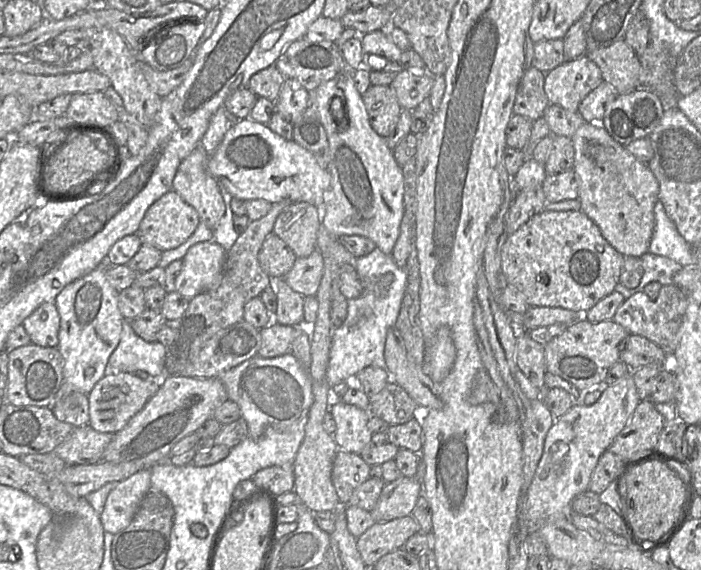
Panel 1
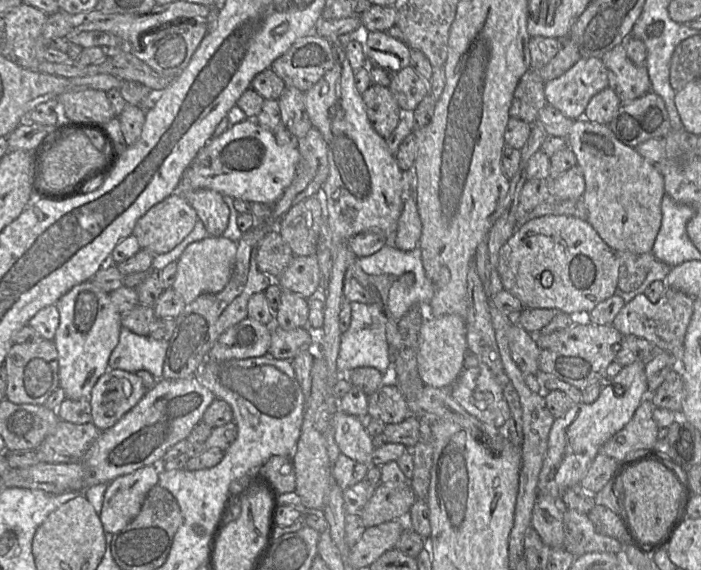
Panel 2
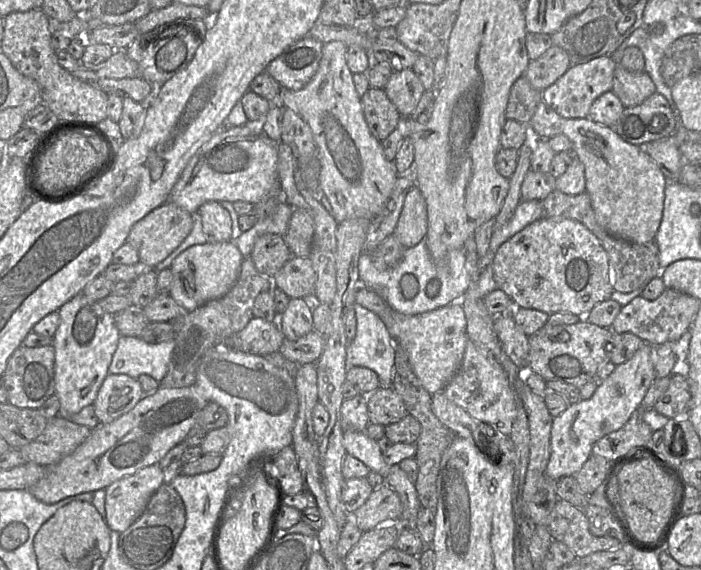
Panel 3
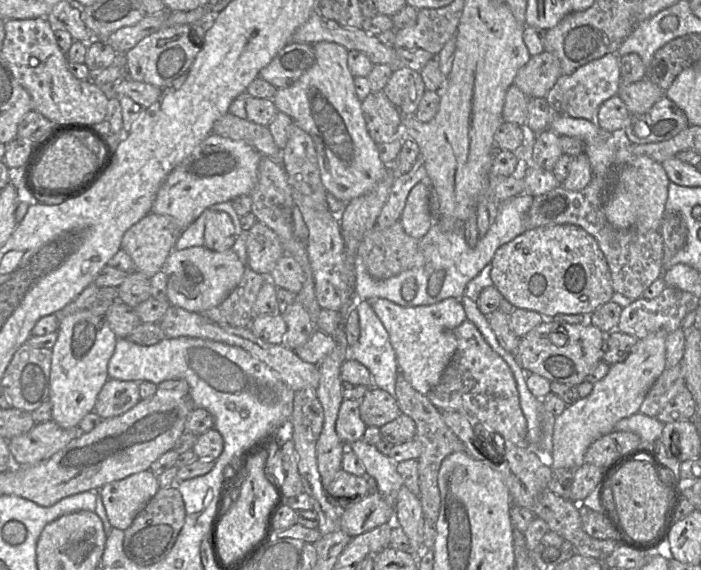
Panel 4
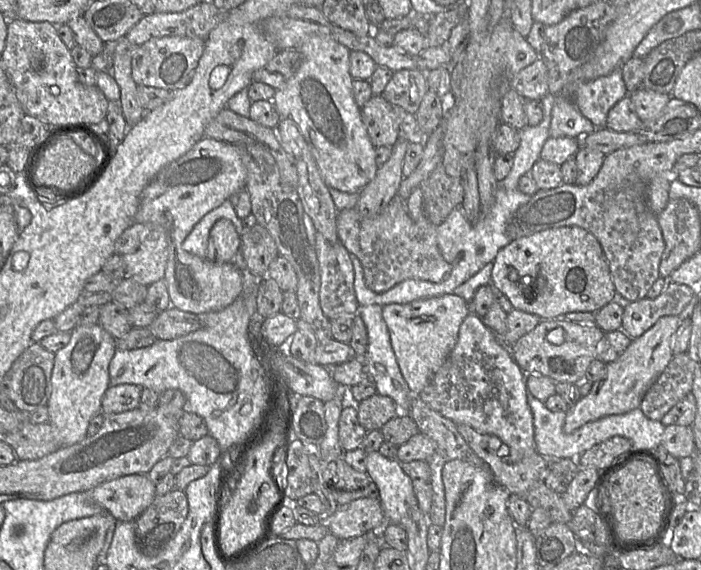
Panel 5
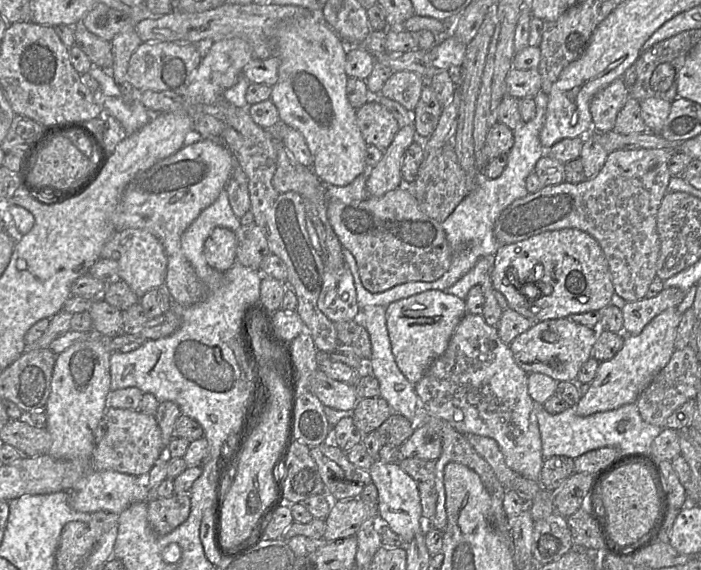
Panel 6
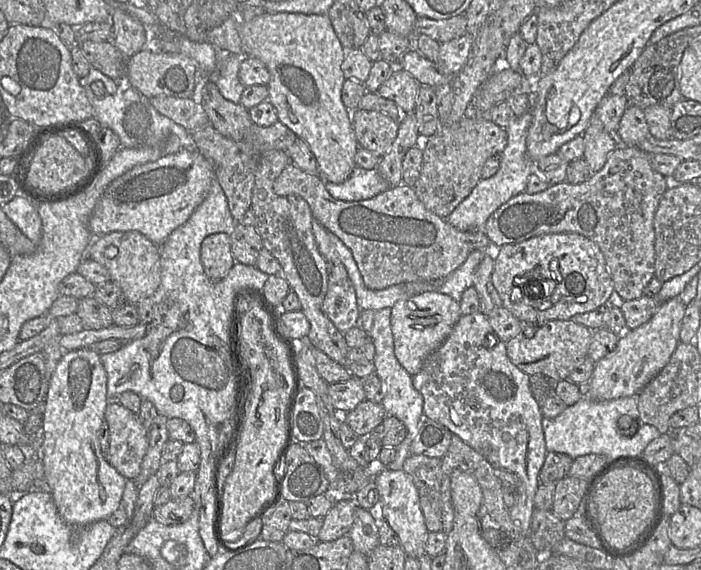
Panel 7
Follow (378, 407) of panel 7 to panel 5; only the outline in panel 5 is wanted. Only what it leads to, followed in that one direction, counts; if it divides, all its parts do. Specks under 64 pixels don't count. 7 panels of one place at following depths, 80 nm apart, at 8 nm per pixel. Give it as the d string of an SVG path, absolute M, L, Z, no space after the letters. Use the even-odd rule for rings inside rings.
M376 393L356 404L359 423L367 430L381 429L400 409L389 396Z

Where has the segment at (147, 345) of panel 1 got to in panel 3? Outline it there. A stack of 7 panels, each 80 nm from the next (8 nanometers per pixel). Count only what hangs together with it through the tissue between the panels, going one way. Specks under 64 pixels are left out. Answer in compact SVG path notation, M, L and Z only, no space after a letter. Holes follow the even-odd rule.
M121 335L109 373L126 374L135 379L146 374L160 382L167 374L174 346L174 339L150 344L140 337Z

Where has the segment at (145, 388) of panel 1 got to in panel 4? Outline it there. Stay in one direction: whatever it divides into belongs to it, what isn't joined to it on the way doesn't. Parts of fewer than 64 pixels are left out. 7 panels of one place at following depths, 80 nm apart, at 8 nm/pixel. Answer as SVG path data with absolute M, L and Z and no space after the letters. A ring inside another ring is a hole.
M109 378L97 396L93 411L108 419L124 414L140 400L139 382Z

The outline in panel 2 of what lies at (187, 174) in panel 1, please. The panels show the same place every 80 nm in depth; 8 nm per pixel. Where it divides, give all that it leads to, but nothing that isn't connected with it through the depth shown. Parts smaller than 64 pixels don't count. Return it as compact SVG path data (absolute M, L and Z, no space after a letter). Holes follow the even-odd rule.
M180 182L177 193L196 211L198 219L211 237L223 235L228 226L230 211L220 193L210 189L180 193Z

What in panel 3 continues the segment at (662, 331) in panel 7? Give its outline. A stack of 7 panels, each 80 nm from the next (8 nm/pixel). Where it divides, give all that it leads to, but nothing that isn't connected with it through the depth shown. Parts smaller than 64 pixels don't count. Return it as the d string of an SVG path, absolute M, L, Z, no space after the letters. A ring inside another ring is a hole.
M645 343L631 359L616 366L615 370L600 384L590 399L570 404L559 416L553 418L550 435L550 457L545 475L557 481L560 478L574 476L592 455L593 445L604 436L619 430L630 419L635 410L640 409L650 385L656 378L652 363L654 345Z

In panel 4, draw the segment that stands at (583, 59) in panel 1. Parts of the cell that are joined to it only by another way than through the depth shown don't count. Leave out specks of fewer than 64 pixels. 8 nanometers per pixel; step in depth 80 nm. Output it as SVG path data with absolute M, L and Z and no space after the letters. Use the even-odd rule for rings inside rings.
M608 53L579 67L569 75L561 75L547 93L545 100L555 114L597 122L600 106L607 99L617 95L620 83L619 56L616 53Z

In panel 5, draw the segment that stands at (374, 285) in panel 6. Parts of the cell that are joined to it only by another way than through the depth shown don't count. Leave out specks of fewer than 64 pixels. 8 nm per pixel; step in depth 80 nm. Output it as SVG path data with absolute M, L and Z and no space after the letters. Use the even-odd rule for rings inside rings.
M395 195L377 215L363 215L356 208L338 212L337 234L342 245L360 261L366 286L383 293L407 279L438 283L451 271L438 247L437 230L425 216L425 221L413 221L407 211L407 202Z

